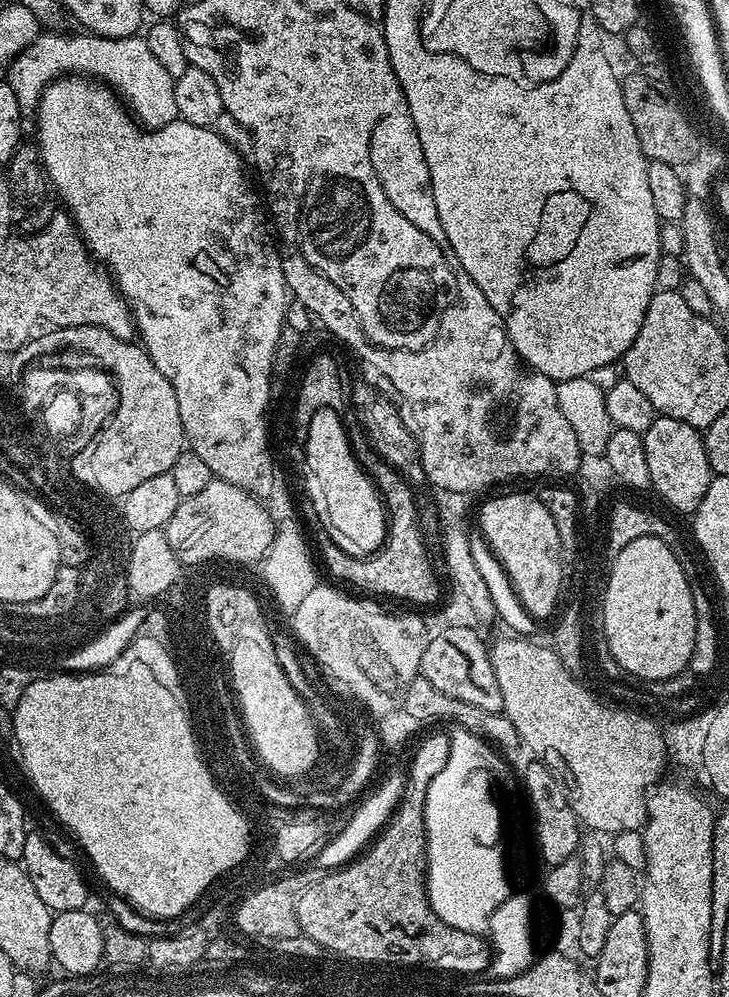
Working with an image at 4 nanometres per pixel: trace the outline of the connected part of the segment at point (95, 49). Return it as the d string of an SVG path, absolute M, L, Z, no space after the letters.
M48 30L43 34L36 37L34 42L30 42L30 46L26 46L17 56L13 56L10 63L7 65L6 79L10 90L14 90L14 98L18 101L18 106L20 108L21 117L30 118L35 115L35 109L39 104L39 97L44 93L45 88L52 83L53 80L58 80L67 77L69 74L79 74L85 78L95 78L108 85L117 96L123 98L125 103L137 114L139 121L146 125L147 127L160 127L164 124L168 124L170 121L177 119L176 110L177 107L174 103L174 86L176 85L175 79L172 78L170 74L166 72L165 67L154 58L153 52L148 47L145 37L143 35L137 34L134 36L127 36L126 38L106 38L105 36L94 36L91 34L80 34L84 36L63 36L63 31L60 30Z

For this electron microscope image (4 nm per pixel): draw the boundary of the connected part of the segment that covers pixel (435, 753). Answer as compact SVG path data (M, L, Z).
M428 732L424 736L427 744L420 749L420 754L416 758L415 767L405 782L404 793L401 800L397 802L396 808L392 812L388 823L385 824L382 831L370 844L366 850L360 852L355 859L349 861L343 867L329 871L327 874L321 875L313 882L303 894L296 900L296 913L298 914L298 922L300 923L300 931L304 936L309 936L316 940L322 940L324 944L332 945L332 948L338 948L341 952L346 952L351 956L367 957L377 960L429 960L429 963L435 963L436 966L443 968L462 968L469 969L473 974L480 974L485 971L485 951L490 947L489 941L483 935L475 932L467 932L466 930L458 930L454 926L450 926L446 922L442 922L442 918L438 918L438 914L434 914L434 910L428 901L428 886L426 883L426 849L428 847L428 838L426 836L426 826L424 825L424 807L426 806L426 794L430 782L434 782L434 777L440 773L442 766L446 766L446 758L450 754L450 736L445 732Z

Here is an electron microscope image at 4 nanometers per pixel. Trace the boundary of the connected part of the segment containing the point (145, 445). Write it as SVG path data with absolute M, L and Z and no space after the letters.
M70 326L69 328L54 328L51 330L41 331L38 338L34 338L28 343L28 352L24 352L24 356L20 356L20 360L28 360L31 365L37 362L55 362L62 368L99 368L101 372L108 373L113 380L116 381L116 411L112 414L112 419L100 429L103 434L102 442L96 450L94 456L94 474L98 478L98 482L104 486L102 494L107 498L123 498L126 494L130 494L130 490L134 490L134 486L139 486L142 482L147 482L149 478L154 478L154 474L162 474L163 472L171 472L174 466L174 458L178 458L178 454L185 451L186 441L184 439L184 423L178 414L178 398L174 394L174 386L170 386L170 382L166 382L166 374L162 374L162 370L158 370L158 366L154 366L154 362L150 358L150 354L139 343L132 340L123 340L118 338L118 334L110 334L110 330L102 330L102 326Z

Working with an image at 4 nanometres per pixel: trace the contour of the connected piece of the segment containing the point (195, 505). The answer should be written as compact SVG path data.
M214 478L206 490L181 499L178 510L174 510L174 518L170 518L162 531L170 542L170 550L188 565L233 560L247 566L252 557L264 551L269 537L275 536L275 525L267 507L252 493Z

